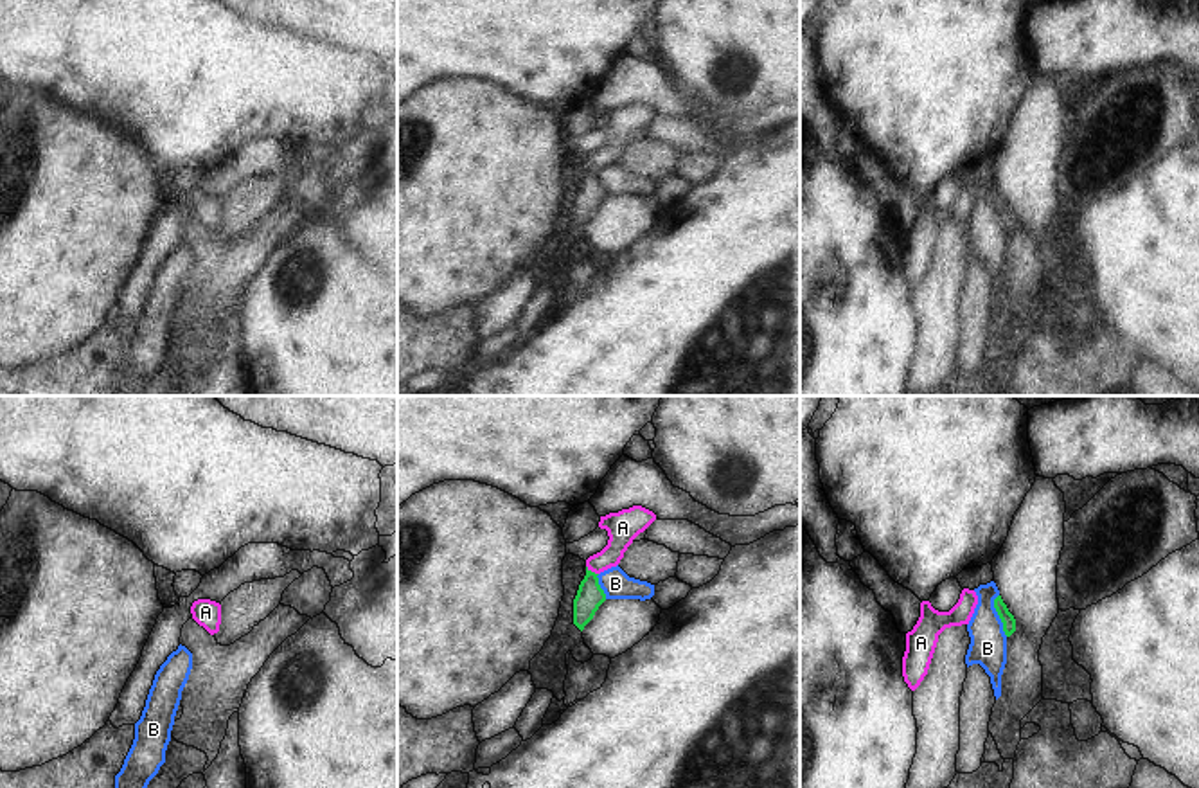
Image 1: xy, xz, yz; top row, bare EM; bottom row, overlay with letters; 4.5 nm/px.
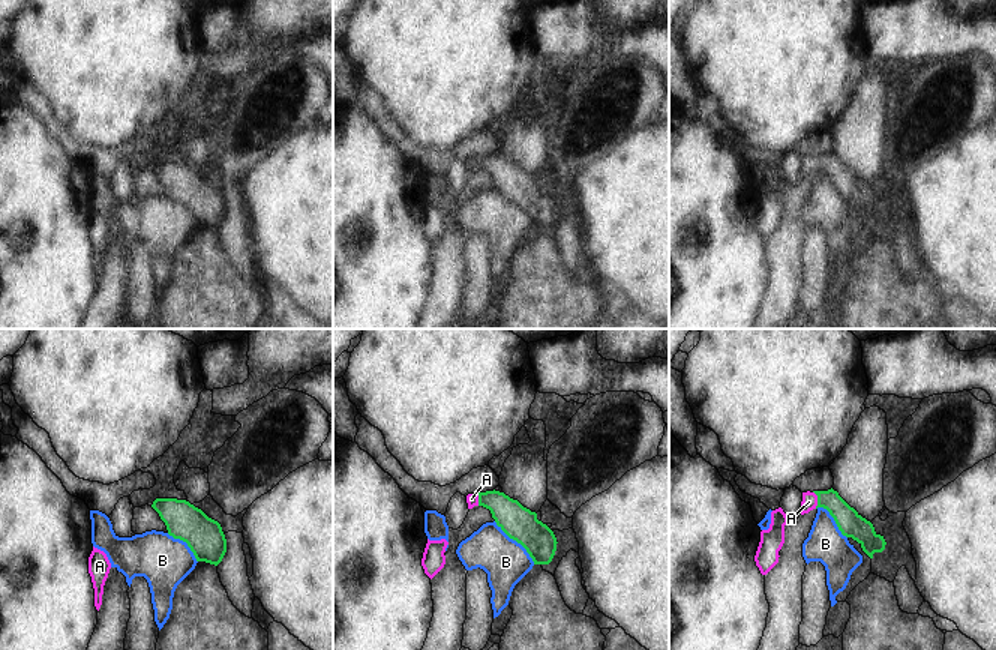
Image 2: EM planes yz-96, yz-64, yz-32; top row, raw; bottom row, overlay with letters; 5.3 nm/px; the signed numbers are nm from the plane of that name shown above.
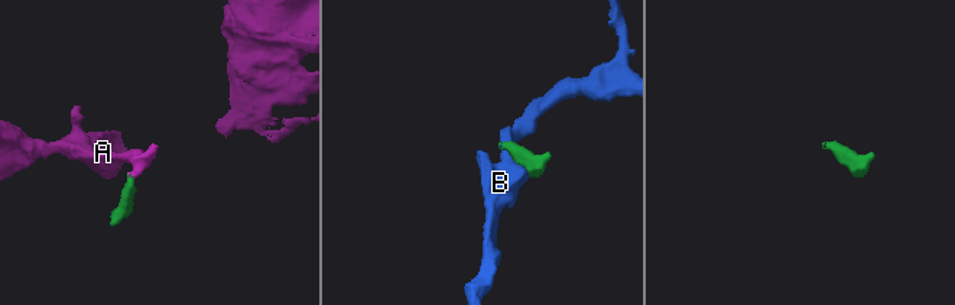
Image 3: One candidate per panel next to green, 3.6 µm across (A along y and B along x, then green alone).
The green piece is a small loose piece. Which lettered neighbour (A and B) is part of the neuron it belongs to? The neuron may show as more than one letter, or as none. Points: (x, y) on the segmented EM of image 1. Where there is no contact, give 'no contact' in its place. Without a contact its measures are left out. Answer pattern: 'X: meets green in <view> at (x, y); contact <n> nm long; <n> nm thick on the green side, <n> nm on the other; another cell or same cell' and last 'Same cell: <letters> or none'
A: meets green in xz at (590, 571); contact 70 nm long; 120 nm thick on the green side, 150 nm on the other; same cell
B: meets green in yz at (998, 614); contact 200 nm long; 60 nm thick on the green side, 160 nm on the other; another cell
Same cell: A

